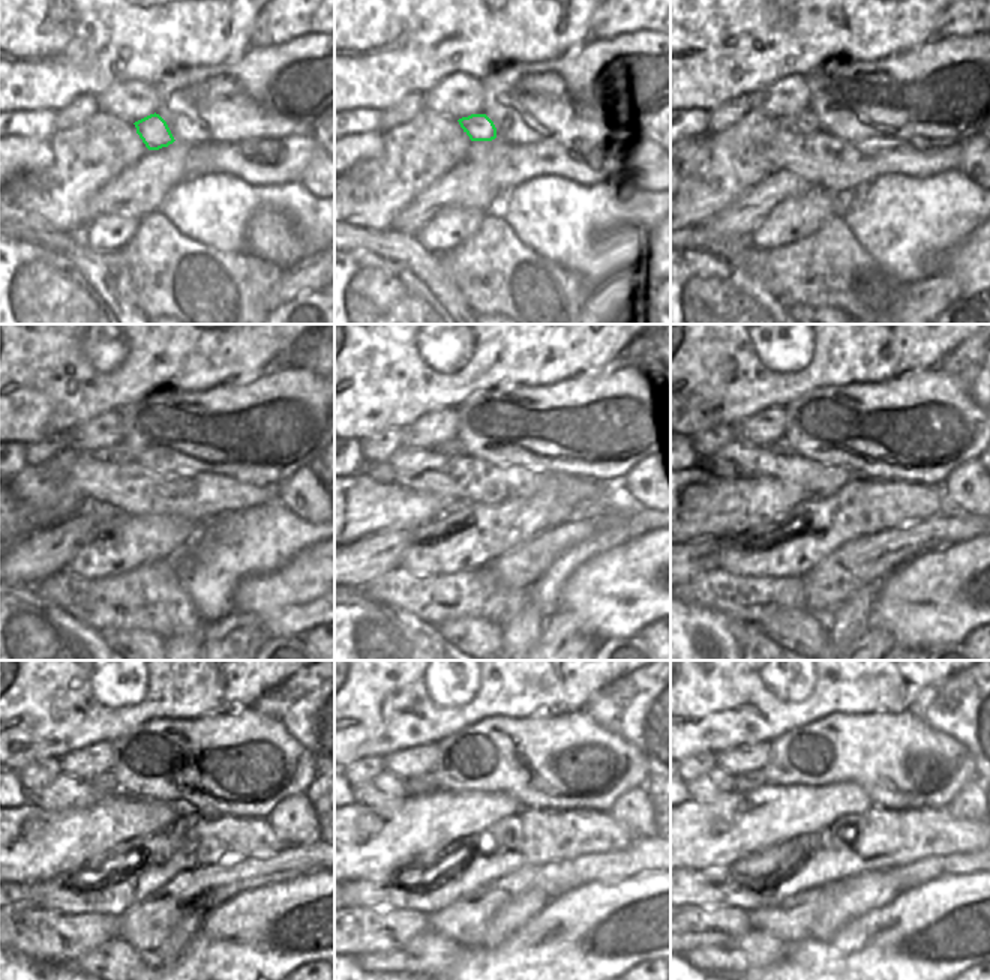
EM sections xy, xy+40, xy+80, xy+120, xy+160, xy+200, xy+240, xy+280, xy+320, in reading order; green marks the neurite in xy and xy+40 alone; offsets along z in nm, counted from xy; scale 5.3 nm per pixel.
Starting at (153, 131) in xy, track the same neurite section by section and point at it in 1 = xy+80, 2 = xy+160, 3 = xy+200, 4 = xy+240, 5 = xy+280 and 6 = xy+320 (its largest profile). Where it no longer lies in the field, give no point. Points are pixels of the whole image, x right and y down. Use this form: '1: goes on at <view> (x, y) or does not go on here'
1: goes on at xy+80 (804, 122)
2: goes on at xy+160 (453, 447)
3: goes on at xy+200 (780, 447)
4: goes on at xy+240 (107, 784)
5: goes on at xy+280 (422, 784)
6: goes on at xy+320 (749, 781)

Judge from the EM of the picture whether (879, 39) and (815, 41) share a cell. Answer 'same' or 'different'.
same

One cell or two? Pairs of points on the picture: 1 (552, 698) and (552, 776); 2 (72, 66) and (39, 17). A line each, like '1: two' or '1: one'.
1: two
2: one

